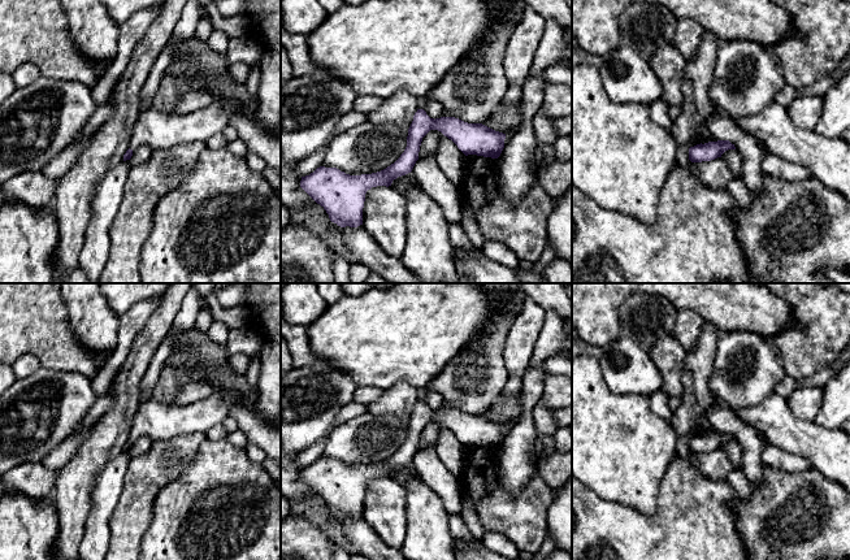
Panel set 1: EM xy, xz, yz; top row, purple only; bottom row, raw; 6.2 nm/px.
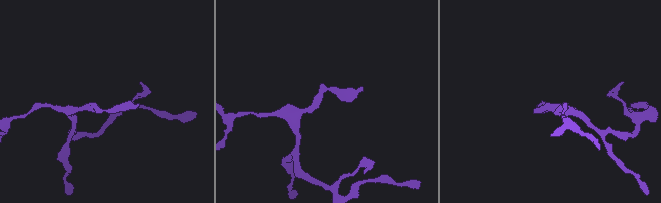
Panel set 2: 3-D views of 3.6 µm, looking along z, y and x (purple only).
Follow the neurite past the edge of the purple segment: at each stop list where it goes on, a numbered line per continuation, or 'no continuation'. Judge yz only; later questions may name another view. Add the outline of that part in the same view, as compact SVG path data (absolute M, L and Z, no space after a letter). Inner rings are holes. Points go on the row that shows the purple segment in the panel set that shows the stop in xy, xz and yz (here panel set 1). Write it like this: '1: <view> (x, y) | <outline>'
no continuation

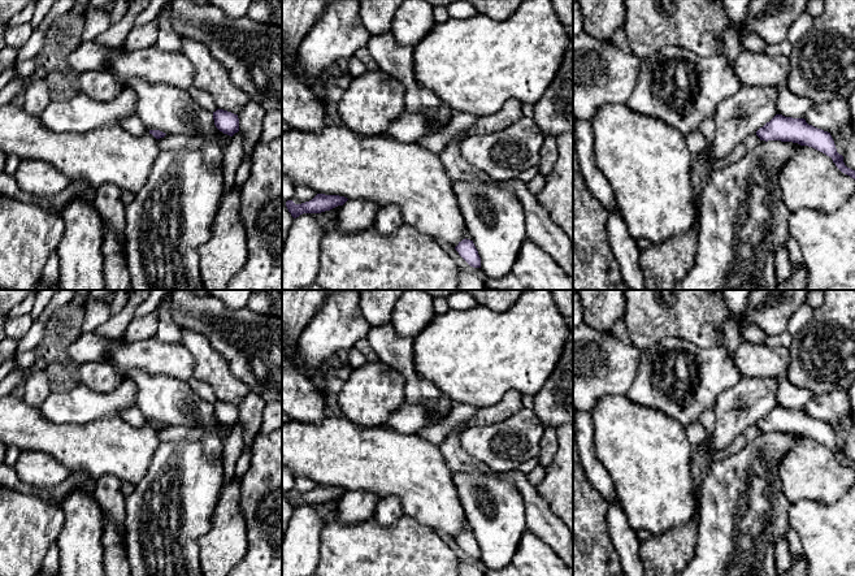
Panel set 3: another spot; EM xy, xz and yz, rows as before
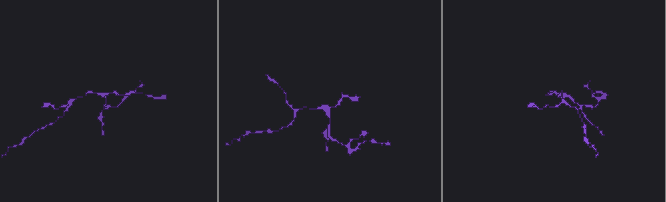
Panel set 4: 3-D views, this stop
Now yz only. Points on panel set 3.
no continuation

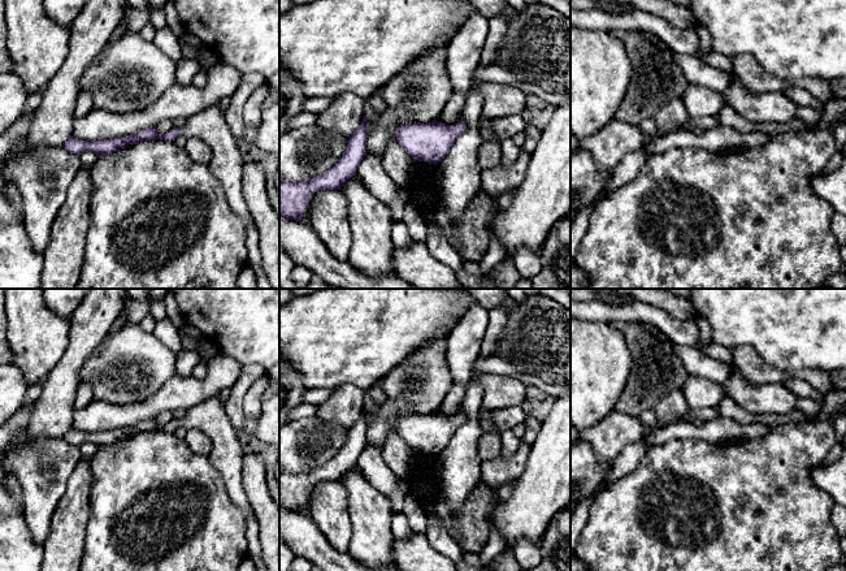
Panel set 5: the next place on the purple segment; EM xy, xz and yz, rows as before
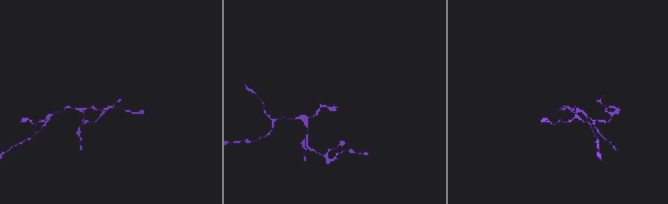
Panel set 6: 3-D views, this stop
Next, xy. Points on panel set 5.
1: xy (209, 125) | M217 101L186 120L181 127L181 134L186 138L199 138L212 148L213 157L208 166L221 182L231 209L244 222L247 230L247 264L255 271L257 289L273 289L263 271L259 230L242 191L244 161L221 107L222 101Z

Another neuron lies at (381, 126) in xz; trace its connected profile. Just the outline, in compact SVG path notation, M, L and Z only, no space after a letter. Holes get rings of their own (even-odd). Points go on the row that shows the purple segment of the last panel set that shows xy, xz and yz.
M365 101L364 116L368 118L366 155L381 156L390 143L396 142L395 130L407 124L415 124L411 112L404 107L387 107L385 112L377 113Z

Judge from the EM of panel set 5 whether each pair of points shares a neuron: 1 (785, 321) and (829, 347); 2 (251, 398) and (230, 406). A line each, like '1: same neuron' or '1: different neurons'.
1: same neuron
2: different neurons

